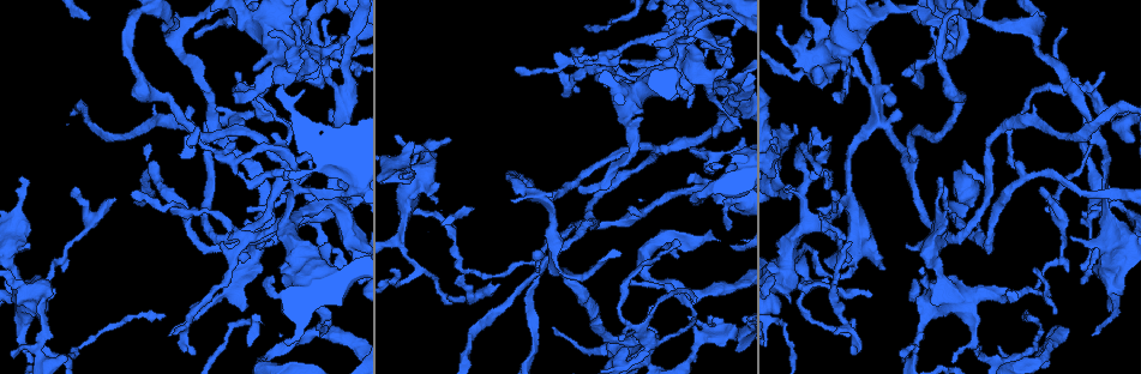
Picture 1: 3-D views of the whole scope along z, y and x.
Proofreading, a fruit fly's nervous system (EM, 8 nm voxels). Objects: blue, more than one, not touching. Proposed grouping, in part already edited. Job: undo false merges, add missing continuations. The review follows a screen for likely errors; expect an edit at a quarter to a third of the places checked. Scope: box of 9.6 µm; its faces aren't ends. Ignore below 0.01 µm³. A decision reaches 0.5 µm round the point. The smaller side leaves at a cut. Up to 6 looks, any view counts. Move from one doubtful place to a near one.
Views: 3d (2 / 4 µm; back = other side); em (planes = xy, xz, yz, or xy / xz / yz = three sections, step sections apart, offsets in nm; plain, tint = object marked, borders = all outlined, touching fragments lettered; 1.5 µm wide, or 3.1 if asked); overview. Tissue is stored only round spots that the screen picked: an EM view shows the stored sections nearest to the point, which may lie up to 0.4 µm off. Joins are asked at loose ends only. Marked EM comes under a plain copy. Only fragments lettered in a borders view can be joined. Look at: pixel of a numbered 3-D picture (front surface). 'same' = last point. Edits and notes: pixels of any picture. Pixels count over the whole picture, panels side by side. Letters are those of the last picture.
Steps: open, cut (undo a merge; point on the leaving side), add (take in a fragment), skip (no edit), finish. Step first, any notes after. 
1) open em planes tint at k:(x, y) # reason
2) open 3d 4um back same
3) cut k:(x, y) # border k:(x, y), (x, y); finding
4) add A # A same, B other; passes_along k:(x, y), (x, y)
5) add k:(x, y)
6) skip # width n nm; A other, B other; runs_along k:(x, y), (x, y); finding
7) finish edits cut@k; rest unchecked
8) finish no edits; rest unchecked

open 3d 2um at 1:(413, 145) # an open end

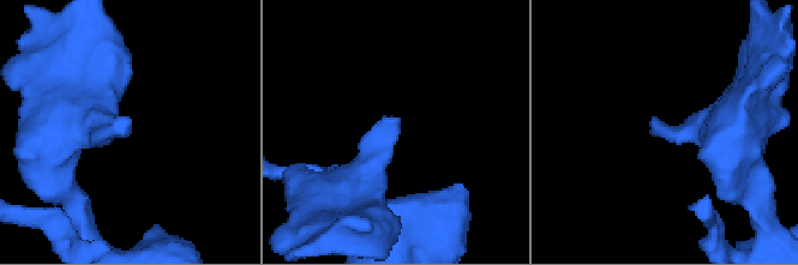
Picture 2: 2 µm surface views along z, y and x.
open em planes borders at 2:(395, 120)

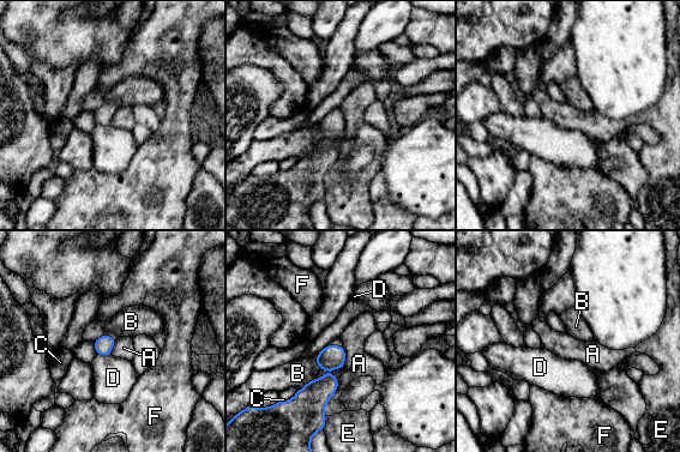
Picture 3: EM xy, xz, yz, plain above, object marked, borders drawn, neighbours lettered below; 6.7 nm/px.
skip # A other, B other, C other, D other, E other, F other; border 3:(338, 378), (325, 415); no lettered fragment goes on from it

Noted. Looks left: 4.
open 3d 4um at 1:(634, 282) # branch stops here

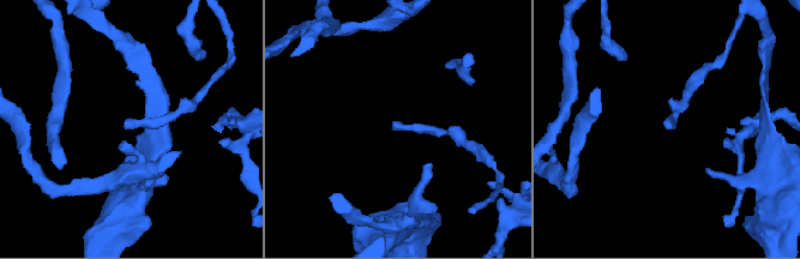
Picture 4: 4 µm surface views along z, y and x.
open em xz step 8 tint at 4:(125, 120) # need the tissue

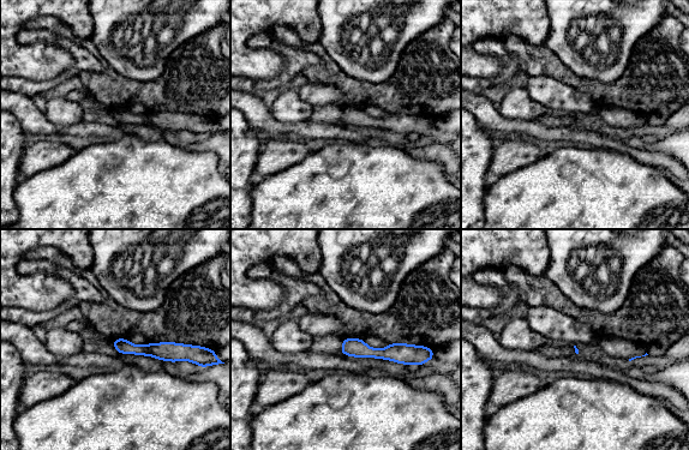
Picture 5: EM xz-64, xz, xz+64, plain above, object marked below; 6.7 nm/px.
open em planes borders same

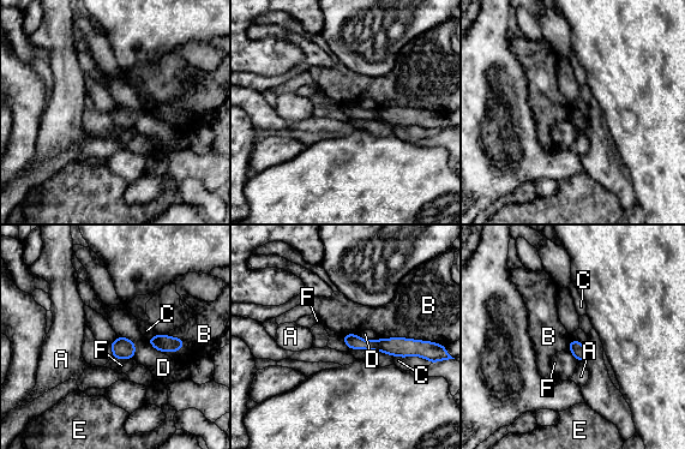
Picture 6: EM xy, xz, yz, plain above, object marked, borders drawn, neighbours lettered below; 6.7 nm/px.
skip # A other, B other, C other, D other, E other, F other; runs_along 6:(346, 336), (365, 345), (418, 346); none of them fits

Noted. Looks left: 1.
finish no edits; rest unchecked

